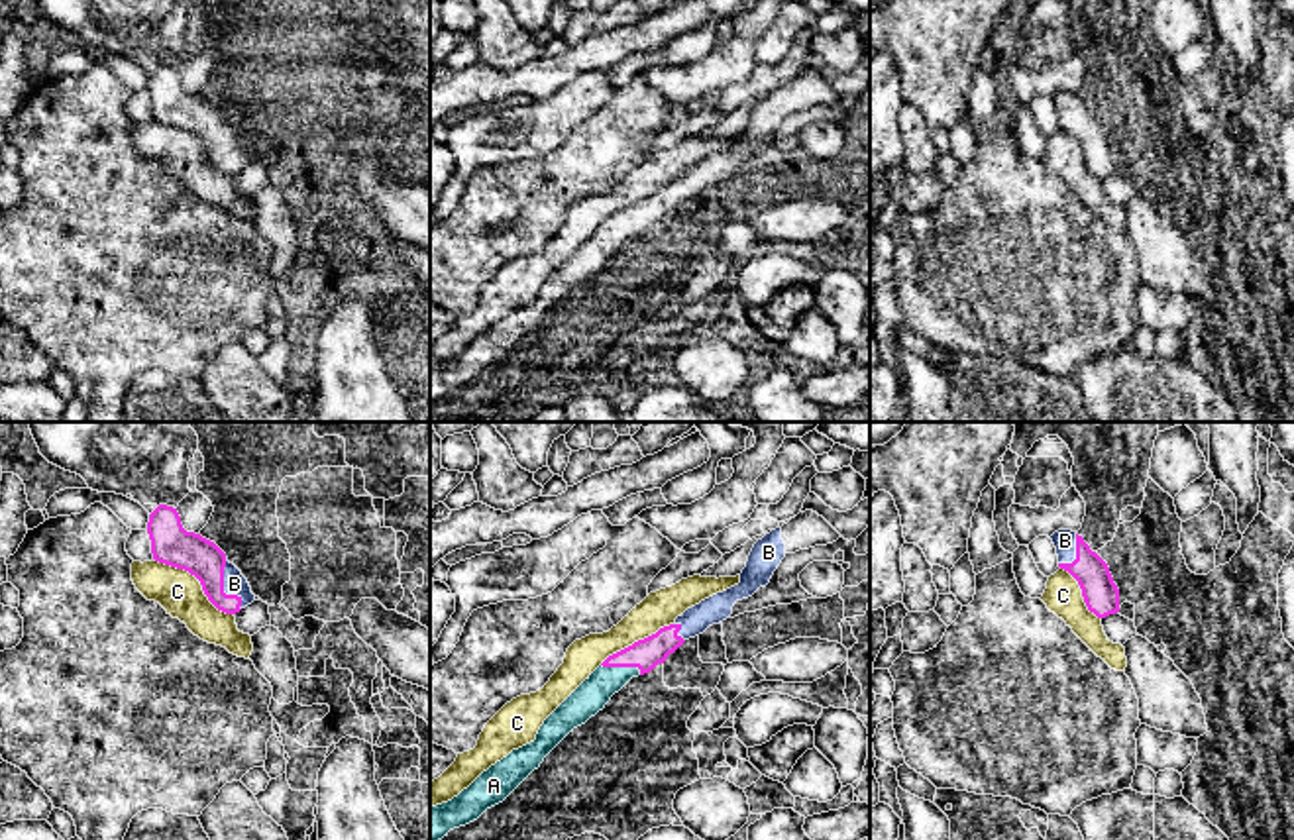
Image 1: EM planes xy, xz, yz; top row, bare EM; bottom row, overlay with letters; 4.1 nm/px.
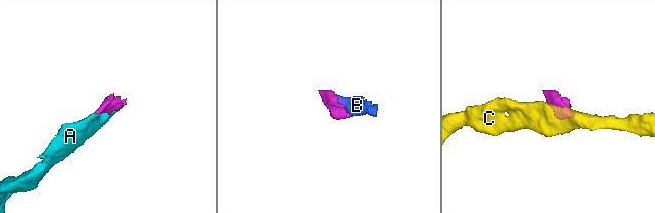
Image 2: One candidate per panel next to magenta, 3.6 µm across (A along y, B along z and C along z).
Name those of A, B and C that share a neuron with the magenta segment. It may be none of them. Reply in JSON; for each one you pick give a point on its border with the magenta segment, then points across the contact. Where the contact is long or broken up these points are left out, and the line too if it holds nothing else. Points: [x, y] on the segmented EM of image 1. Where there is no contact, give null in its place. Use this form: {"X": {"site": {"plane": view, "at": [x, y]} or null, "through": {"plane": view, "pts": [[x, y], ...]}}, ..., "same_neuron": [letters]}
{"A": {"site": {"plane": "xz", "at": [623, 666]}}, "B": {"site": {"plane": "xy", "at": [222, 587]}, "through": {"plane": "xy", "pts": [[185, 550], [222, 587], [234, 583]]}}, "same_neuron": ["A", "B"]}

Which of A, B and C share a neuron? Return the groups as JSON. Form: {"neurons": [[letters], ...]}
{"neurons": [["A", "B"], ["C"]]}

